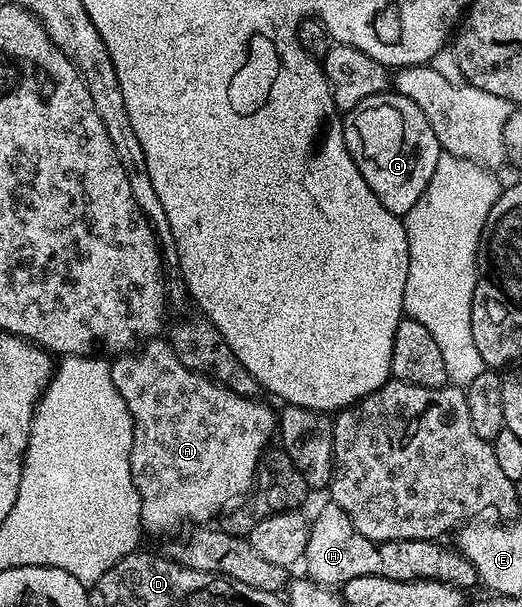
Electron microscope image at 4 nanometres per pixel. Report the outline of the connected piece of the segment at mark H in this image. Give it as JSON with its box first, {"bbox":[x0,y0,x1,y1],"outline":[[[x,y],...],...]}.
{"bbox":[305,502,480,589],"outline":[[[328,502],[326,506],[316,513],[315,519],[310,520],[305,554],[306,574],[323,587],[339,589],[353,581],[353,577],[389,577],[389,581],[432,579],[460,589],[468,589],[480,582],[477,569],[458,549],[450,551],[442,547],[442,542],[430,539],[398,539],[378,543],[369,537],[361,537],[353,521],[349,521],[347,514],[336,503]]]}

